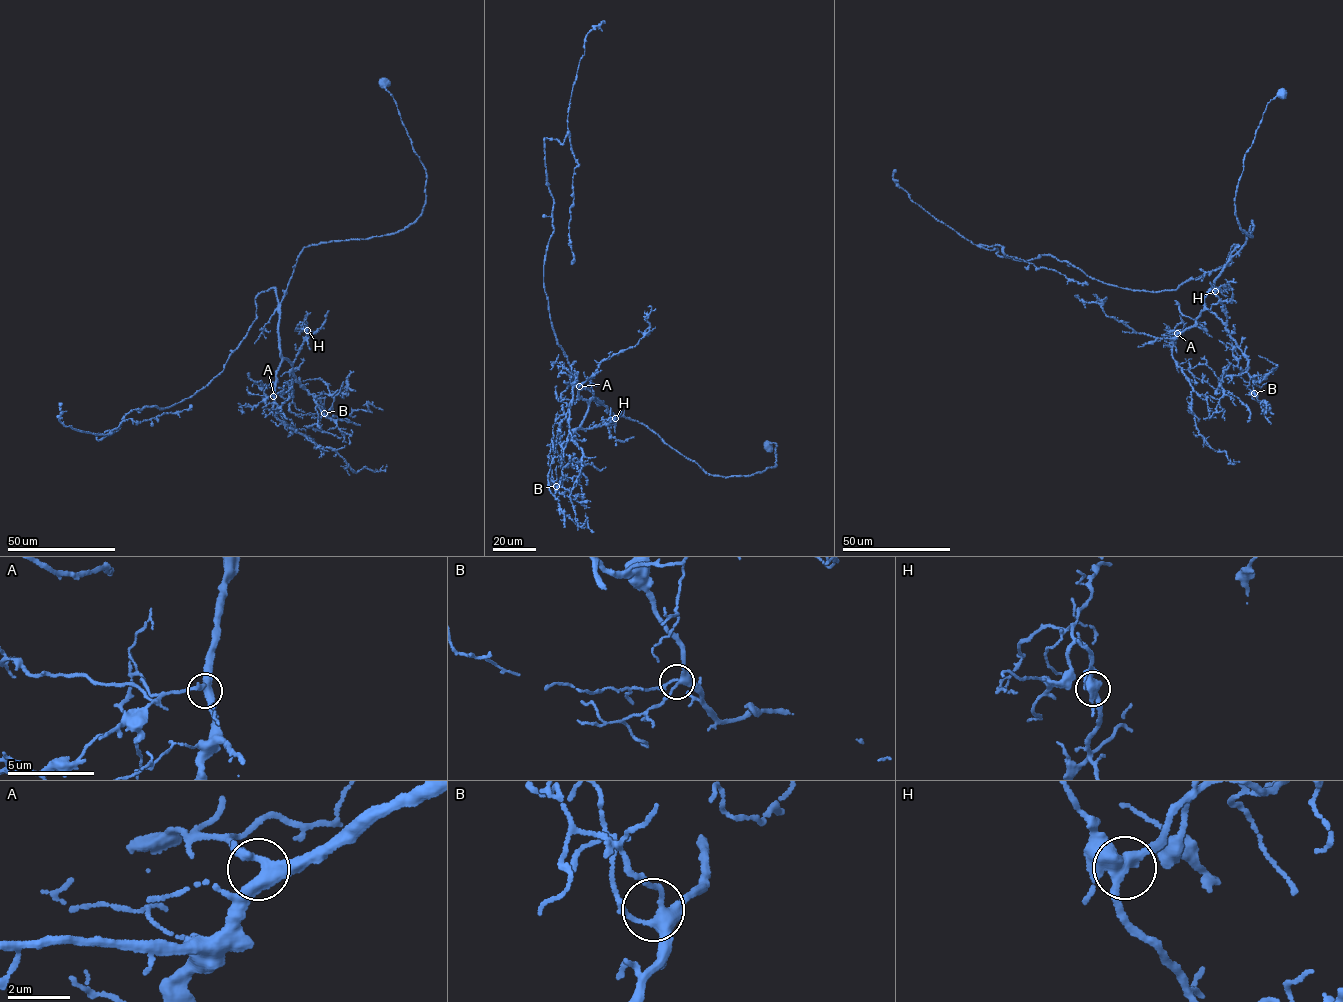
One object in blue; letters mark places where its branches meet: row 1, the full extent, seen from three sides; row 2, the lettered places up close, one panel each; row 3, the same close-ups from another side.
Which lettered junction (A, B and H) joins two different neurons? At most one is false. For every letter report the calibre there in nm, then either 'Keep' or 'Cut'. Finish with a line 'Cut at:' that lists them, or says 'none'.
A: Thickness 380 nm. Keep
B: Thickness 340 nm. Keep
H: Thickness 360 nm. Keep
Cut at: none

